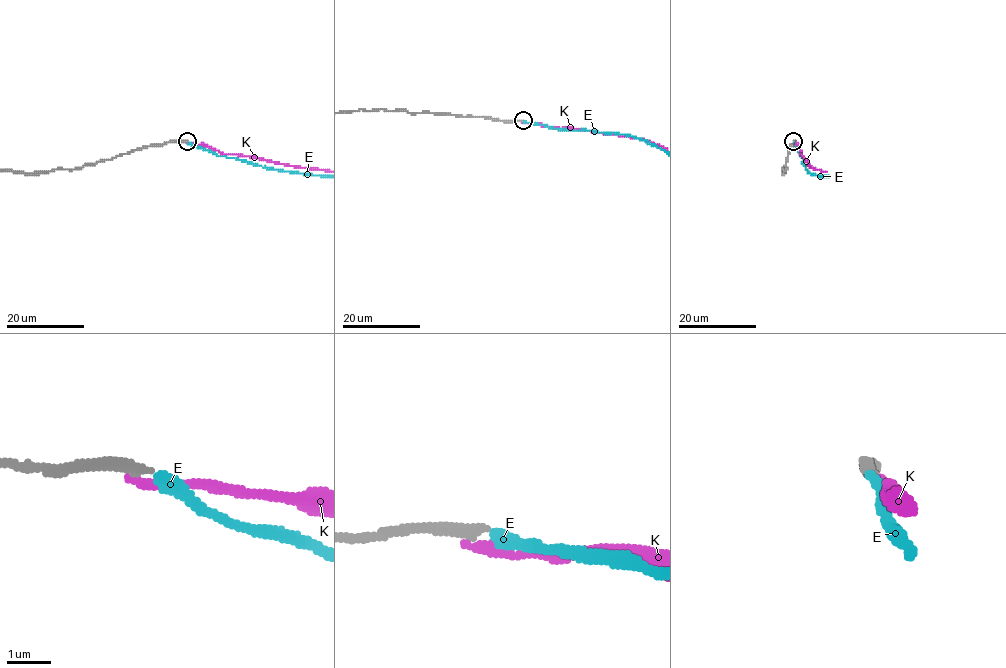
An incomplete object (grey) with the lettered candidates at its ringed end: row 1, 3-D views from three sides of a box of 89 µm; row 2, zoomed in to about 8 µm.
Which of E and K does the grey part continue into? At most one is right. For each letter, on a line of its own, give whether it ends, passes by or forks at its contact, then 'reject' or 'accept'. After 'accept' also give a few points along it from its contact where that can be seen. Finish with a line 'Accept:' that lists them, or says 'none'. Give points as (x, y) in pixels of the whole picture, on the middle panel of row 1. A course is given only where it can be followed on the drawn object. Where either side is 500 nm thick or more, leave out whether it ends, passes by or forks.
E: it ends there; accept
K: it ends there; reject
Accept: E

